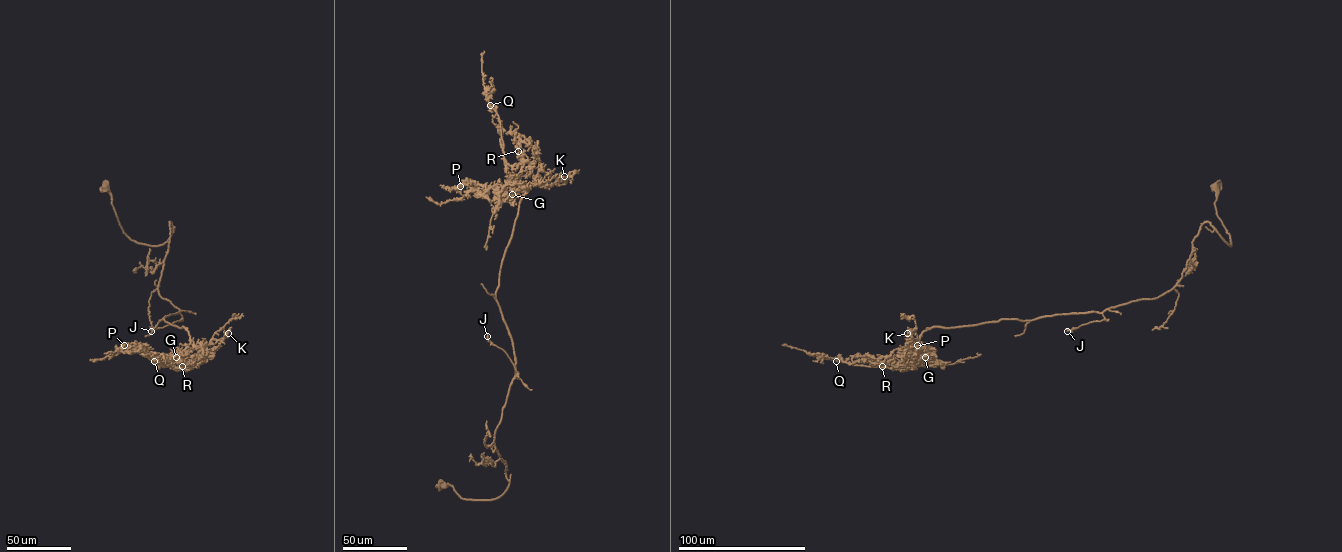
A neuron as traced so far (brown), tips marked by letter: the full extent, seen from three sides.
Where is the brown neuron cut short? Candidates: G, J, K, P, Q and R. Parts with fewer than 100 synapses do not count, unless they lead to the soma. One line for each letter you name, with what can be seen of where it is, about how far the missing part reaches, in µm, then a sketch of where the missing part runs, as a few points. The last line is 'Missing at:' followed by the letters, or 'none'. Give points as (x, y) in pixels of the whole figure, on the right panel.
Missing at: none

